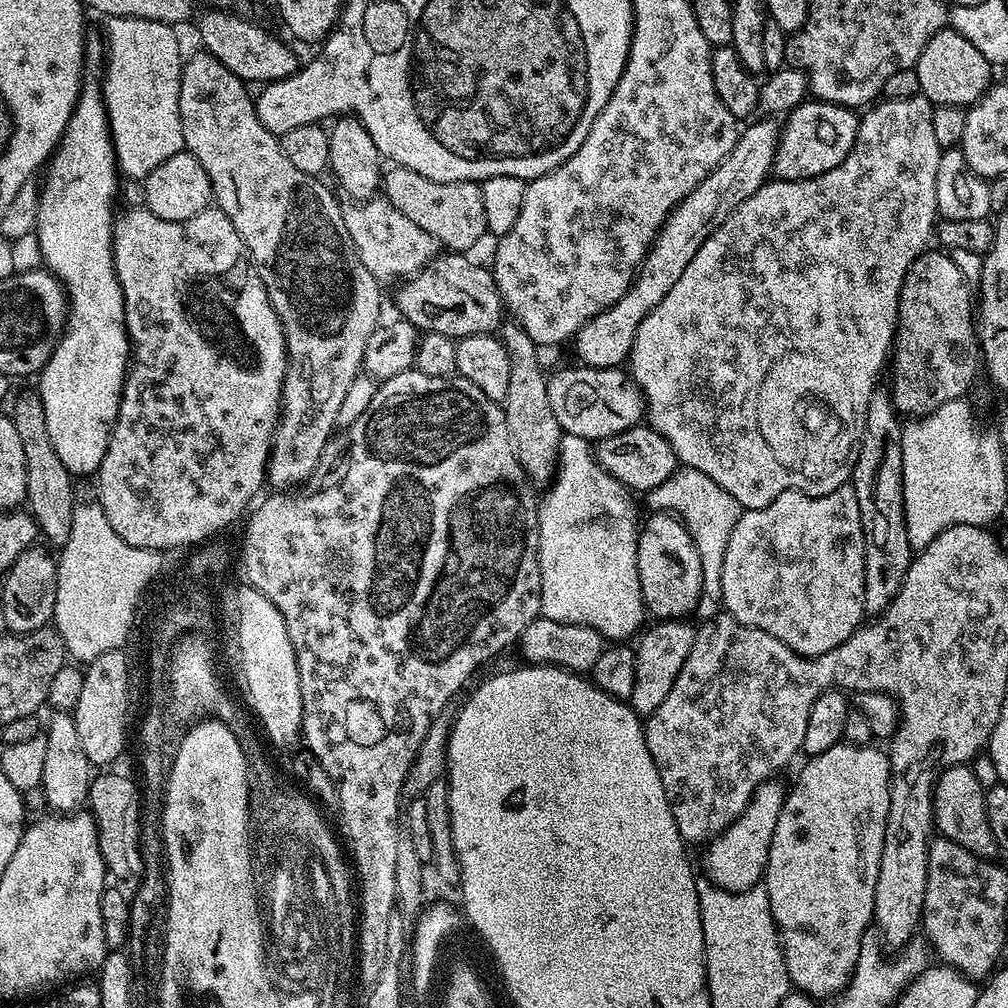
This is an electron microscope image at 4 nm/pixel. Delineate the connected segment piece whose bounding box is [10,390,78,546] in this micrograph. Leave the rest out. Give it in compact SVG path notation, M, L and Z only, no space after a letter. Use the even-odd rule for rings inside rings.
M39 391L20 392L11 401L10 415L18 435L22 438L22 450L26 453L26 501L27 511L40 527L40 536L50 539L56 546L62 546L68 540L70 526L74 526L74 510L78 503L76 492L72 489L74 477L62 466L54 446L50 442L50 430L46 430L46 406L42 406Z

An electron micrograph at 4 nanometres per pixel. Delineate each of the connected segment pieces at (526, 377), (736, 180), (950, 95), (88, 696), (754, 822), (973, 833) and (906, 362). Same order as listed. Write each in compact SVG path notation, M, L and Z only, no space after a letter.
M505 319L498 335L503 340L506 354L512 363L510 387L506 389L506 399L502 401L502 407L506 414L506 424L510 426L514 450L518 454L518 462L533 485L547 485L555 477L560 463L562 429L558 418L554 418L554 410L550 410L546 369L538 366L537 344L515 320Z
M760 118L757 124L749 123L749 128L745 127L736 139L734 150L729 156L709 176L702 178L696 189L669 214L626 295L576 331L574 345L580 355L581 365L618 368L631 357L638 326L646 314L650 314L650 310L670 294L678 278L682 278L682 270L690 266L690 258L702 250L702 242L706 242L706 238L710 238L710 234L714 234L714 230L718 230L718 226L722 226L722 222L726 222L726 218L730 218L730 214L742 206L750 194L768 183L780 141L781 125L775 122L772 118Z
M951 26L942 29L922 50L915 67L920 83L920 91L932 105L938 104L959 104L961 106L971 106L982 98L982 94L994 83L994 65L986 58L982 58L982 53L975 46L970 46L962 34L958 34Z
M123 651L107 652L83 669L82 695L70 713L78 730L78 742L82 742L82 750L86 750L86 758L93 766L115 765L112 763L124 752L124 739L128 736L128 660L124 655Z
M773 778L760 784L744 813L726 832L703 849L707 883L717 884L727 892L741 892L750 890L763 881L770 854L770 842L774 838L774 826L778 826L778 814L782 814L786 795L785 785L780 785L778 781L779 779Z
M966 764L946 769L936 782L936 792L932 795L932 817L934 828L945 840L953 840L958 846L973 852L975 856L992 858L997 855L996 839L986 818L986 784L972 773Z
M925 250L921 252L920 257L910 266L910 270L906 274L906 278L902 282L902 290L900 291L900 314L896 322L896 335L894 337L894 355L890 360L890 372L892 368L892 384L890 383L890 391L892 394L892 405L896 407L897 412L908 418L919 418L929 416L934 410L938 410L938 406L942 406L951 400L959 400L965 395L964 391L971 386L976 380L976 368L981 367L982 353L978 343L976 334L977 321L974 319L974 292L968 284L966 278L962 276L962 272L958 270L958 266L954 264L949 253L944 250Z

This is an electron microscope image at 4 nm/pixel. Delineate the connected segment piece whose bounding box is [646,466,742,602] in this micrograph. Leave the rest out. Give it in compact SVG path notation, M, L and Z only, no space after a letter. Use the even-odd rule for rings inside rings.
M680 466L673 476L662 482L662 486L646 493L646 500L652 512L671 512L684 523L702 562L703 595L707 599L709 596L714 602L719 601L726 546L730 546L730 534L734 534L734 526L738 526L742 511L734 494L726 494L726 490L722 490L722 486L714 482L714 478L706 478L702 470Z

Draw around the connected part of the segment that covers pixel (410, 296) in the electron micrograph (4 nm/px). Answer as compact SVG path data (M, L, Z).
M440 254L422 272L407 277L396 292L396 308L400 311L397 313L410 321L421 333L437 332L453 338L472 336L475 332L491 333L502 320L500 291L496 289L496 279L492 277L491 271L485 265L483 268L482 265L467 260L468 258L464 254Z

